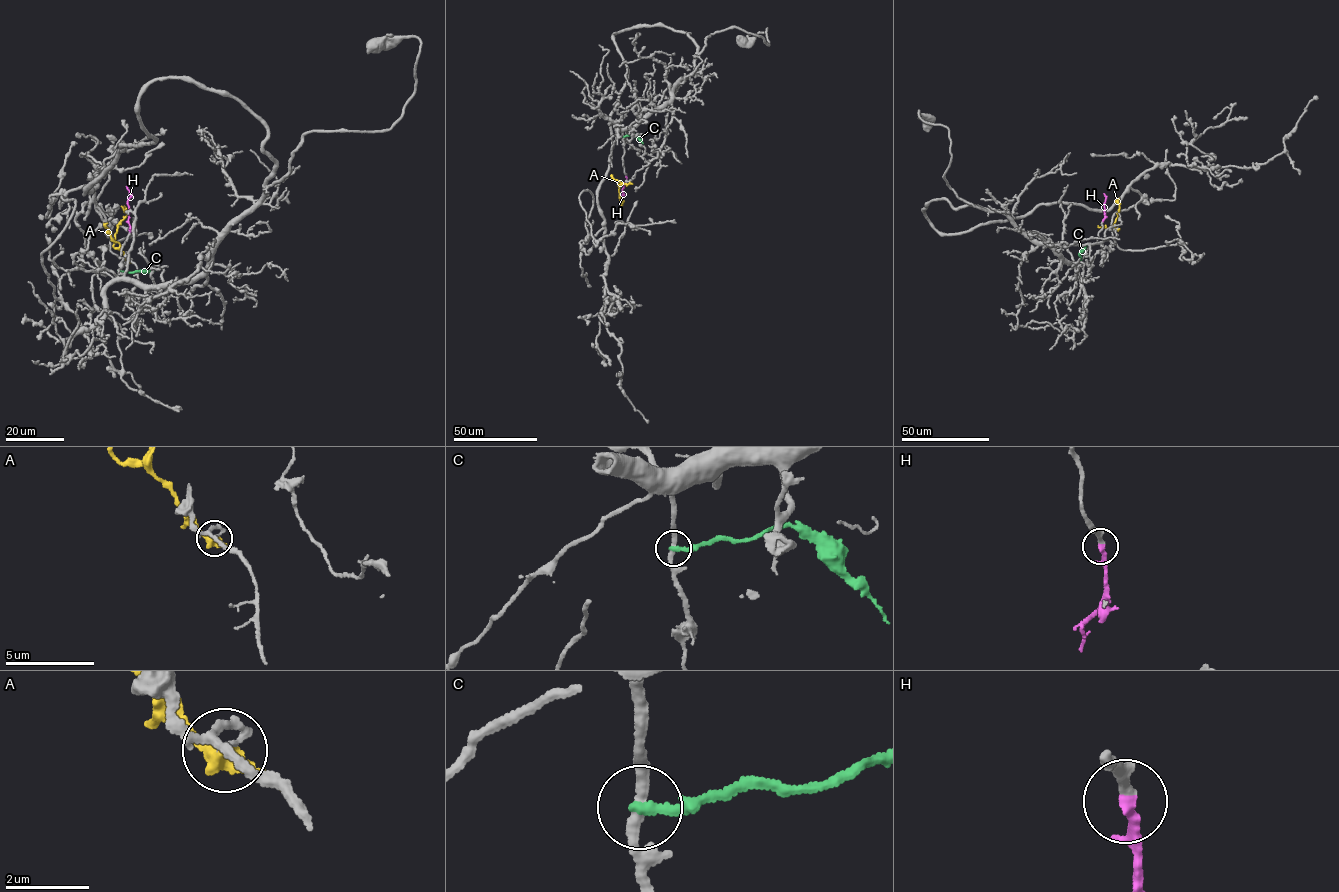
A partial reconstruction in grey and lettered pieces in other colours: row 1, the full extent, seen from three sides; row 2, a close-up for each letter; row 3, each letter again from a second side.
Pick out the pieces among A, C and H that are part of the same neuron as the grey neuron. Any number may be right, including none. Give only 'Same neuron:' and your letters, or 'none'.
Same neuron: H

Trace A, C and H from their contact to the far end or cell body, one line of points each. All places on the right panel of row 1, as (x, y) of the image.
A: (1117, 229), (1113, 224), (1117, 217), (1119, 198)
C: (1080, 260), (1079, 253), (1087, 244)
H: (1102, 222), (1104, 194)

